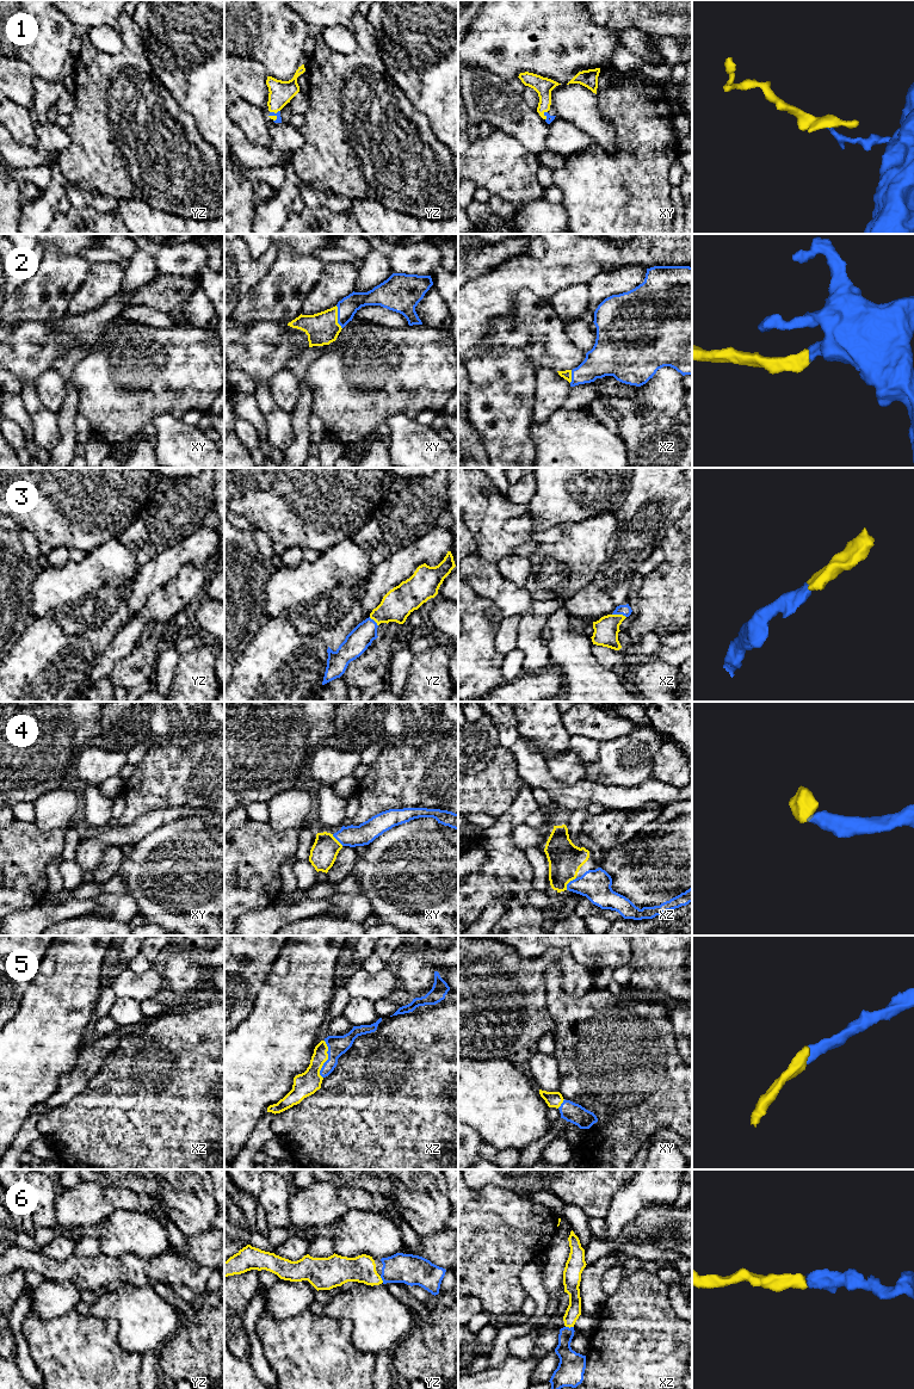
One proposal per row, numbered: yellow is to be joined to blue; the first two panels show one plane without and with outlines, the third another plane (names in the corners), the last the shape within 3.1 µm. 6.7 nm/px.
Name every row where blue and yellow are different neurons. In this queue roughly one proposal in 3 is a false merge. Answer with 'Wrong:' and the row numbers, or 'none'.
Wrong: none

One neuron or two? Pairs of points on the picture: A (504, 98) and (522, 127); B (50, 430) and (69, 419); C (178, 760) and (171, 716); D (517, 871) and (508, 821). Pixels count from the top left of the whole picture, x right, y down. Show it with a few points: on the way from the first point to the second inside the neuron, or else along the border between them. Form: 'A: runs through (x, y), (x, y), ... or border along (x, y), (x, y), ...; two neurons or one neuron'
A: runs through (505, 105), (519, 119); one neuron
B: border along (56, 414), (60, 442), (50, 452); two neurons
C: border along (203, 738), (185, 745), (153, 745), (148, 748); two neurons
D: runs through (505, 859), (505, 833); one neuron

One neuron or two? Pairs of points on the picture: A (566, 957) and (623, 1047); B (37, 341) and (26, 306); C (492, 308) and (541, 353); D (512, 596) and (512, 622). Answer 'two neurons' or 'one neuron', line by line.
A: two neurons
B: two neurons
C: two neurons
D: two neurons

